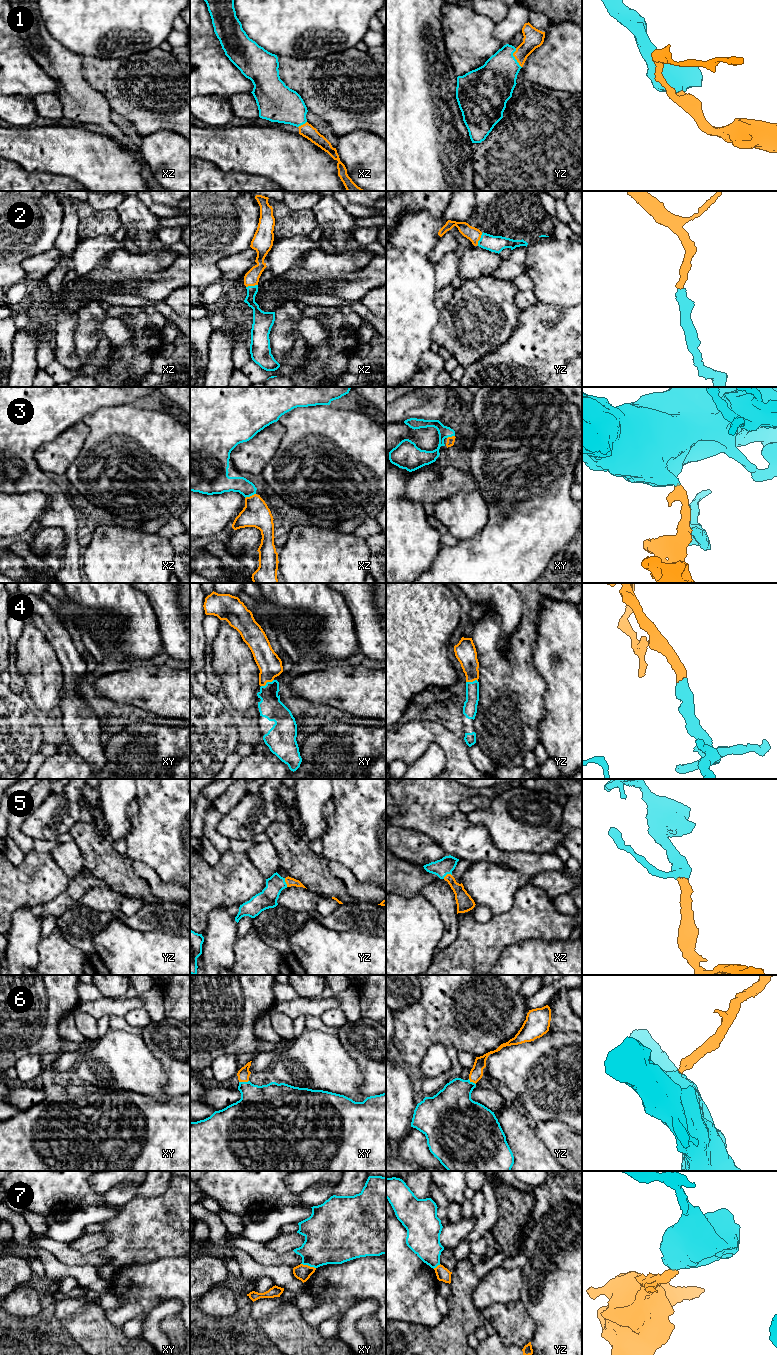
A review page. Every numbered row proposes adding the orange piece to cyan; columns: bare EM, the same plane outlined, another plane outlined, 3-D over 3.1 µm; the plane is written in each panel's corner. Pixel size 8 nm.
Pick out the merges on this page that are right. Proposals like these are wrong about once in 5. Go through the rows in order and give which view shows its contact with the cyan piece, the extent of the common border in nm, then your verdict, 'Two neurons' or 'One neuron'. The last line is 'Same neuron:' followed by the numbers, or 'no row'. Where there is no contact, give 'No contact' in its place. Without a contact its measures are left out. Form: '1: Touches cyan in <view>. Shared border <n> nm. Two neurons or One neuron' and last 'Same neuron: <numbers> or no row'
1: Touches cyan in yz. Shared border 170 nm. One neuron
2: Touches cyan in xz. Shared border 100 nm. One neuron
3: Touches cyan in xz. Shared border 100 nm. One neuron
4: Touches cyan in xy. Shared border 120 nm. One neuron
5: Touches cyan in xz. Shared border 80 nm. One neuron
6: Touches cyan in xy. Shared border 80 nm. One neuron
7: Touches cyan in xy. Shared border 130 nm. Two neurons
Same neuron: 1, 2, 3, 4, 5, 6

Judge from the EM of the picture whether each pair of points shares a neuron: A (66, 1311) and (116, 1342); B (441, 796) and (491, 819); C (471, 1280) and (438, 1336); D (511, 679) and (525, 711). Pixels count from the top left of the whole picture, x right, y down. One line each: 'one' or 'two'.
A: one
B: two
C: one
D: one

